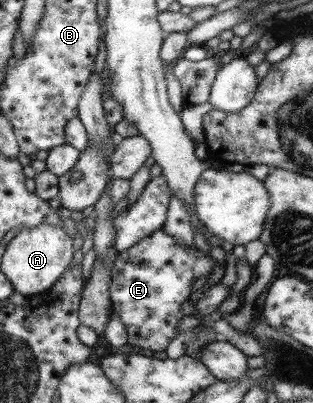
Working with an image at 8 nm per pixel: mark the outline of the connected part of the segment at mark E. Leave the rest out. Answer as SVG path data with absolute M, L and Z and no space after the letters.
M160 228L117 253L112 262L109 302L127 329L128 345L153 352L166 350L167 344L176 336L181 305L189 300L191 293L190 284L196 278L208 276L217 264L210 255L204 255L195 247L174 242L176 239Z

